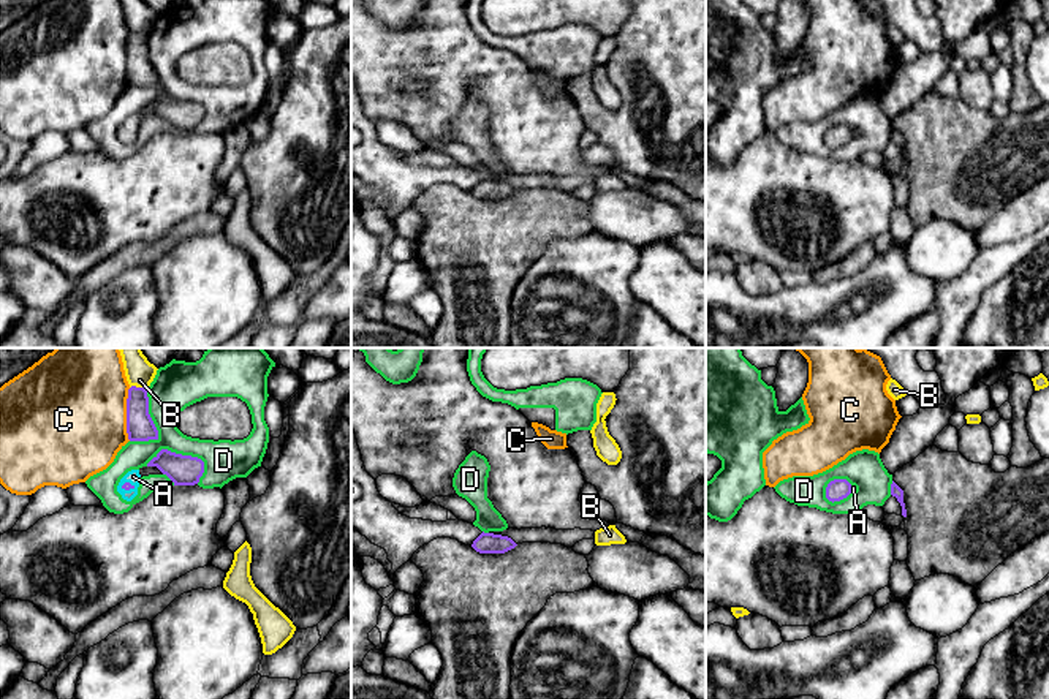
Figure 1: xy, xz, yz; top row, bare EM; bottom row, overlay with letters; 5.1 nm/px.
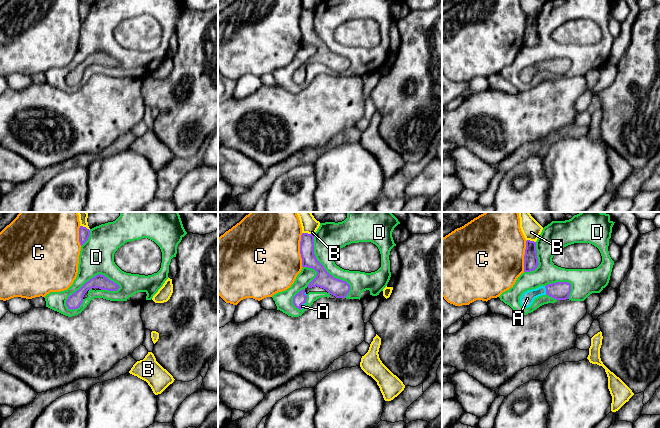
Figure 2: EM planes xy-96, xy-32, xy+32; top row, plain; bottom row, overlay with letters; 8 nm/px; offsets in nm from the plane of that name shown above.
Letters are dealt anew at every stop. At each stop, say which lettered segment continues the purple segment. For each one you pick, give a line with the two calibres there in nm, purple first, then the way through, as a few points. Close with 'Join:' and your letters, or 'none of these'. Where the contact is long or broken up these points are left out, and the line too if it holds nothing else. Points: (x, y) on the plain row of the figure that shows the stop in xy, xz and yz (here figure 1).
A: 50/70 nm | across xy (127, 132), (127, 135), (133, 122)
Join: A

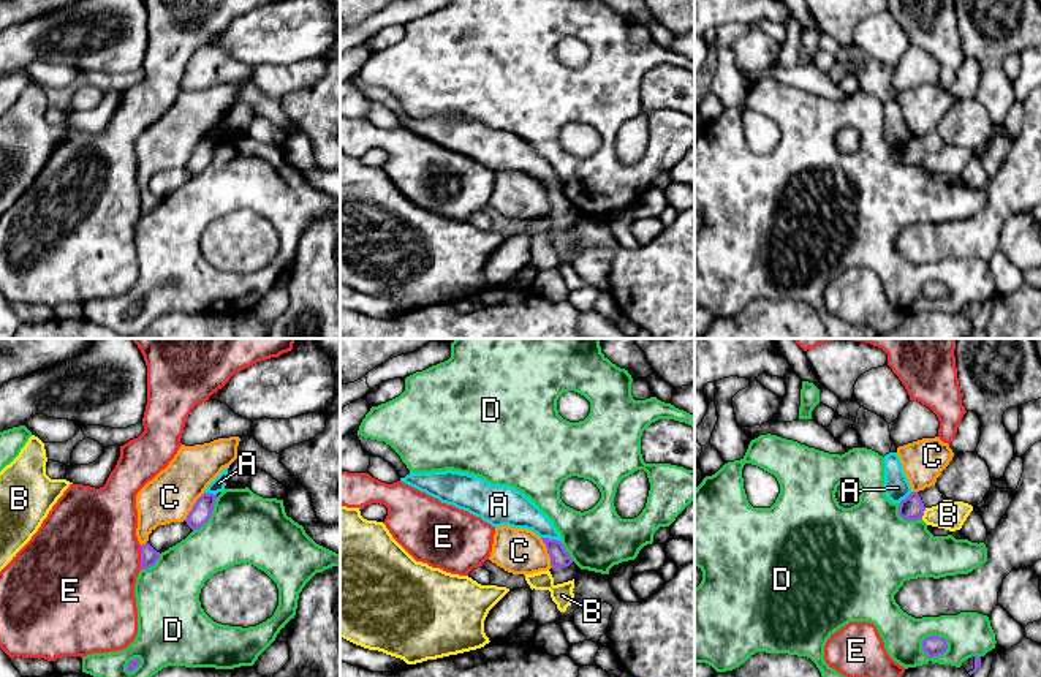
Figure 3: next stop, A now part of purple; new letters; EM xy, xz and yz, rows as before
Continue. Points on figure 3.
Join: none of these

